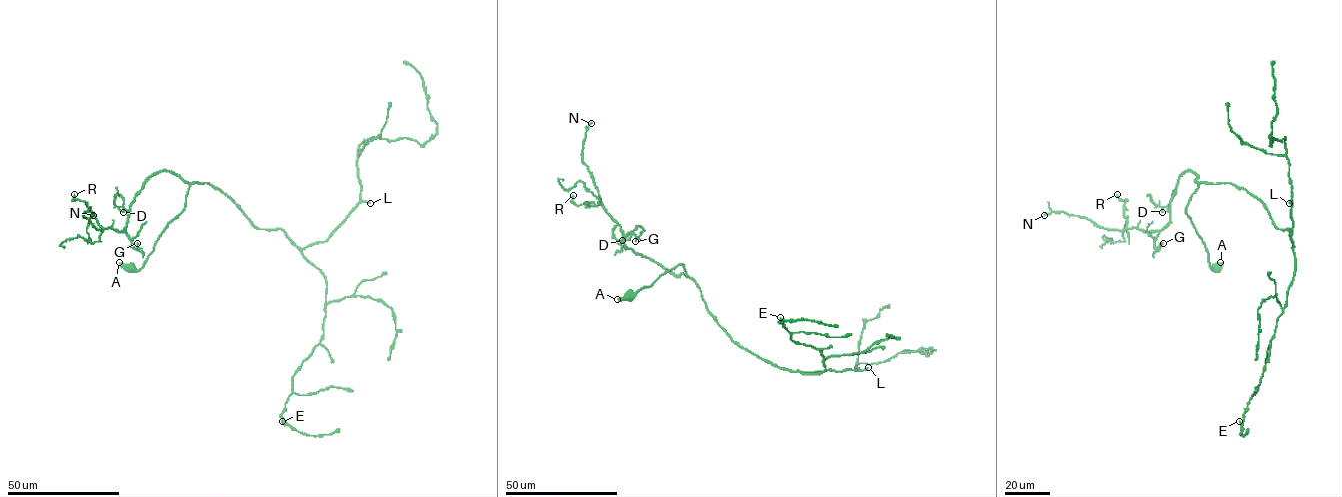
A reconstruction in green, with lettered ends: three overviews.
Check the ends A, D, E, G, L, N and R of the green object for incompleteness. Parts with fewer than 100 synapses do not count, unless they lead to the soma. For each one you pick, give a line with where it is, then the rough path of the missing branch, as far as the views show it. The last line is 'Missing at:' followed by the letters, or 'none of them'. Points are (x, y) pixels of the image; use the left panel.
L: (370, 203) | (370, 203), (382, 207), (375, 205), (364, 221), (350, 227), (333, 273), (338, 308)
Missing at: L

